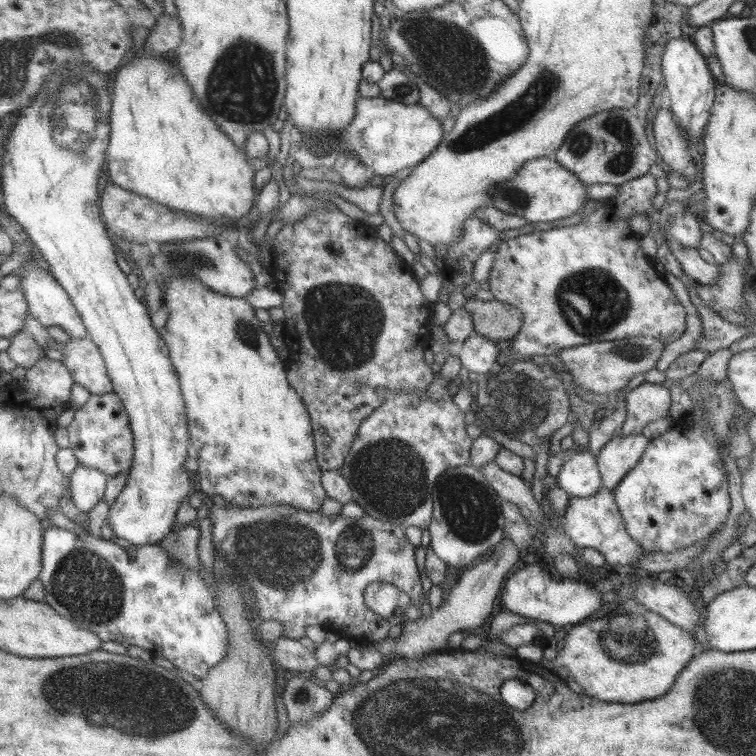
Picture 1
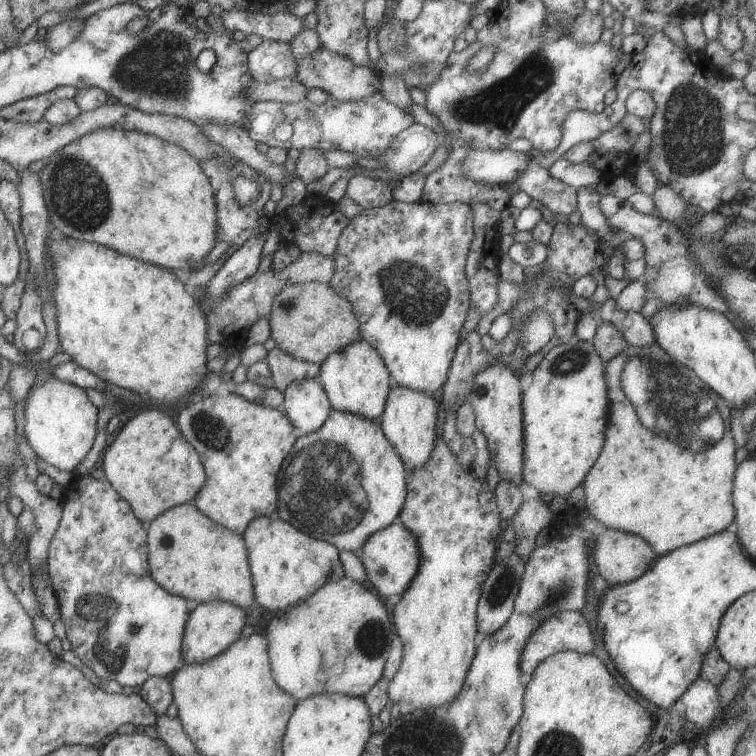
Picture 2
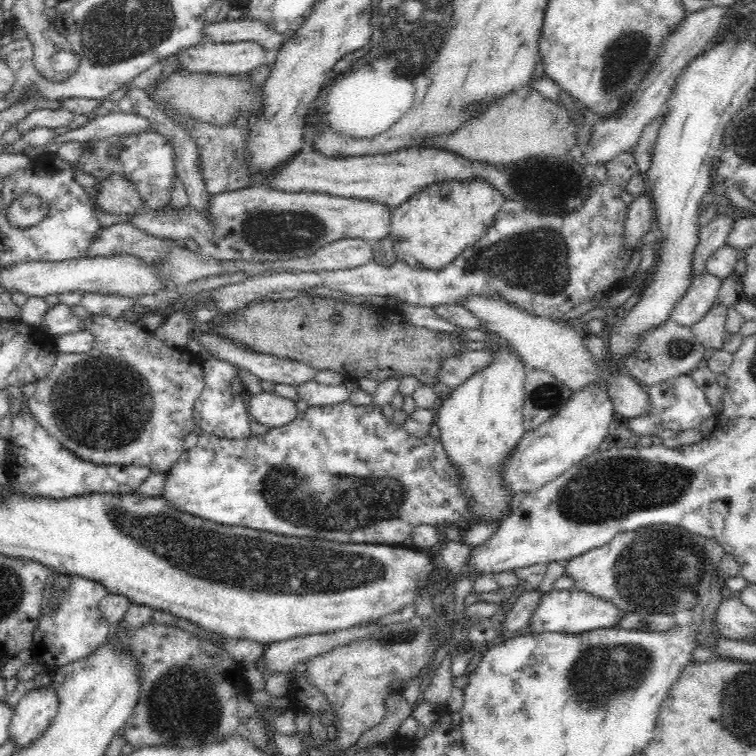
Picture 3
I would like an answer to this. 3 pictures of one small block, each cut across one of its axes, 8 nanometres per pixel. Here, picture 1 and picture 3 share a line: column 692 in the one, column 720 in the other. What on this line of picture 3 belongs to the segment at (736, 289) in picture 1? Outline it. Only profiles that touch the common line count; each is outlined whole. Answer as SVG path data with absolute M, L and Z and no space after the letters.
M704 272L692 279L686 293L674 304L670 319L681 326L692 327L710 312L710 308L718 301L721 279Z

